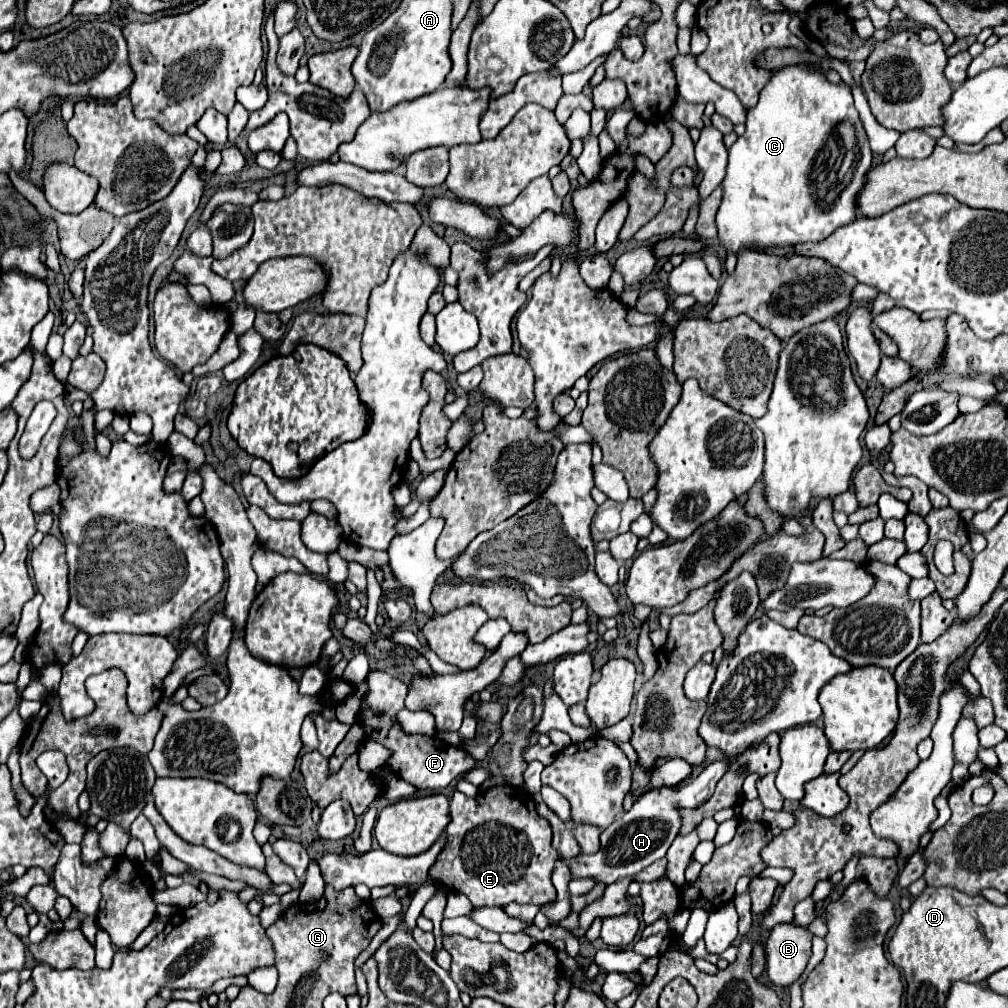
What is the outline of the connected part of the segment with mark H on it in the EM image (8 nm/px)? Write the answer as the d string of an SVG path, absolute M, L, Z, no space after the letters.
M715 761L709 767L703 769L703 773L685 785L683 789L671 789L671 787L661 787L653 789L639 799L635 799L633 807L623 813L611 827L607 827L601 833L601 849L597 855L579 855L577 859L571 861L571 873L575 877L595 877L597 881L603 883L615 883L623 877L637 875L641 869L651 865L653 861L665 857L671 841L677 837L679 827L681 827L681 817L677 815L677 807L699 807L705 803L715 789L715 783L723 777L727 769L725 761Z

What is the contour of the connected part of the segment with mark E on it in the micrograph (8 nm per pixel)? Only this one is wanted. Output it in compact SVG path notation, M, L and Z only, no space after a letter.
M491 787L481 791L477 797L467 797L465 793L455 791L451 799L451 823L447 825L445 835L447 847L443 847L439 859L433 863L429 877L439 881L449 891L467 895L475 907L503 907L511 901L533 903L541 907L543 903L555 901L551 875L559 855L551 847L551 825L547 819L537 815L535 801L523 787Z

